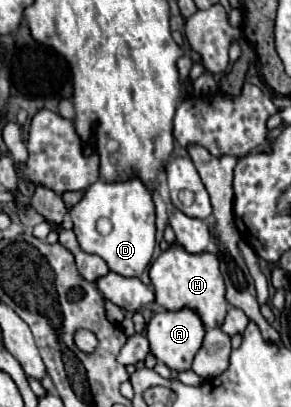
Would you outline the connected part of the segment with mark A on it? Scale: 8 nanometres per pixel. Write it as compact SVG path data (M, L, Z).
M191 309L157 311L147 325L147 339L149 339L151 355L155 355L157 361L167 365L175 373L191 369L191 361L203 343L203 335L205 335L205 327L201 319L197 317L197 313Z

